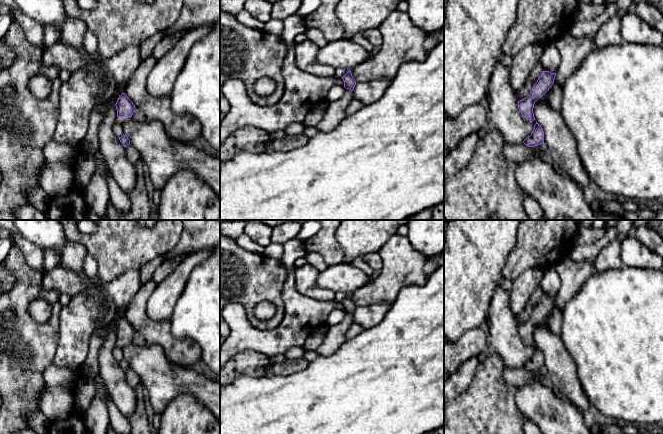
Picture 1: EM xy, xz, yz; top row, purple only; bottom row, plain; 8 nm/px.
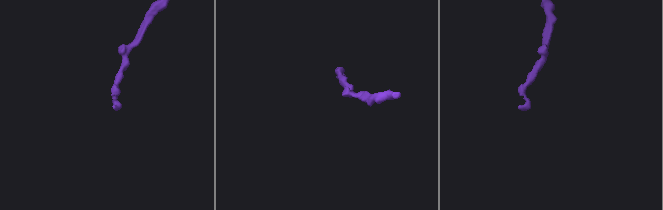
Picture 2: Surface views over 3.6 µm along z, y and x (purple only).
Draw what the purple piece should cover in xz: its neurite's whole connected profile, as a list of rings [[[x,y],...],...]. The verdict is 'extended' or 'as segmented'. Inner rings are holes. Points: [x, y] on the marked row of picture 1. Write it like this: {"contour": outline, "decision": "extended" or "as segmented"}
{"contour": [[[348,71],[343,77],[342,77],[343,81],[344,81],[344,87],[346,89],[349,89],[351,91],[354,90],[354,87],[356,85],[356,81],[352,76],[351,71]]], "decision": "as segmented"}

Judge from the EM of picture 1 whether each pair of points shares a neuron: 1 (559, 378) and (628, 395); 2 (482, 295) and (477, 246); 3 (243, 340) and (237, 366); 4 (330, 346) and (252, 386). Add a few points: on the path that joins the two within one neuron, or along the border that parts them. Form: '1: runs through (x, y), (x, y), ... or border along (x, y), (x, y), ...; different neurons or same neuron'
1: border along (573, 360), (579, 383), (590, 404); different neurons
2: runs through (477, 283), (477, 258); same neuron
3: border along (263, 353), (242, 350), (230, 359); different neurons
4: border along (340, 344), (333, 352), (319, 355); different neurons

